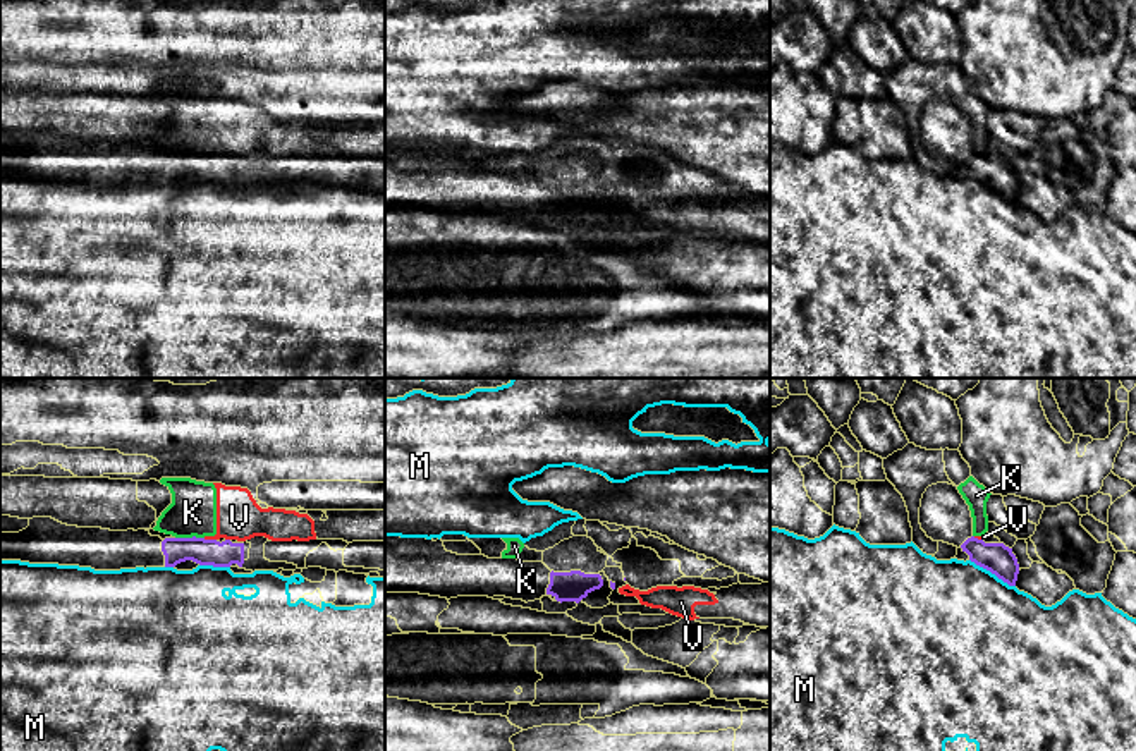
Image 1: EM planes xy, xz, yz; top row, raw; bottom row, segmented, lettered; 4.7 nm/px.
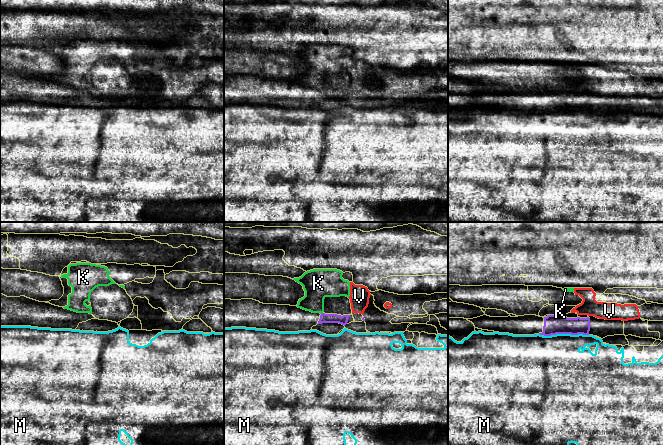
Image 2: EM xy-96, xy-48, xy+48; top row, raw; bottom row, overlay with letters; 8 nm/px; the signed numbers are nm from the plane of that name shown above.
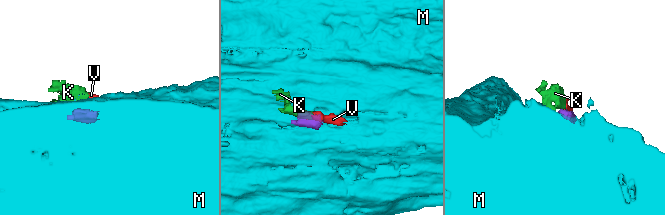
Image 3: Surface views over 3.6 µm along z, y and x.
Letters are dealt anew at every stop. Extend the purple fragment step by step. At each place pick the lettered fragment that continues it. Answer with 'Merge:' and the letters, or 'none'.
Merge: none

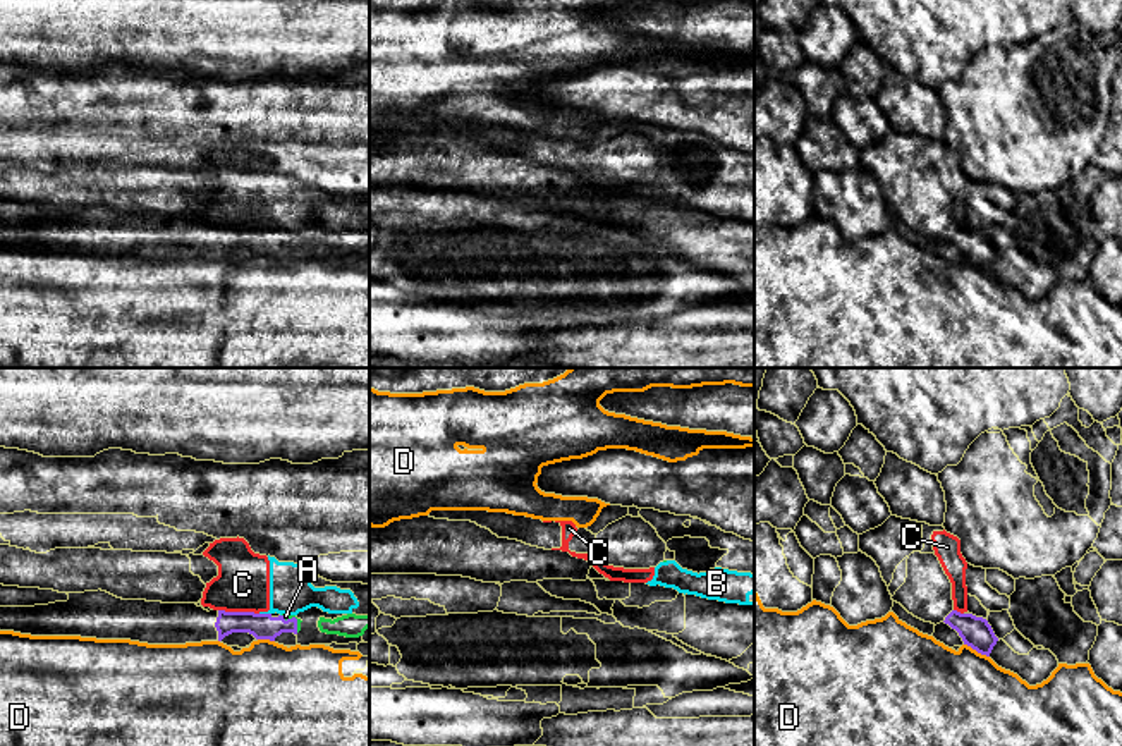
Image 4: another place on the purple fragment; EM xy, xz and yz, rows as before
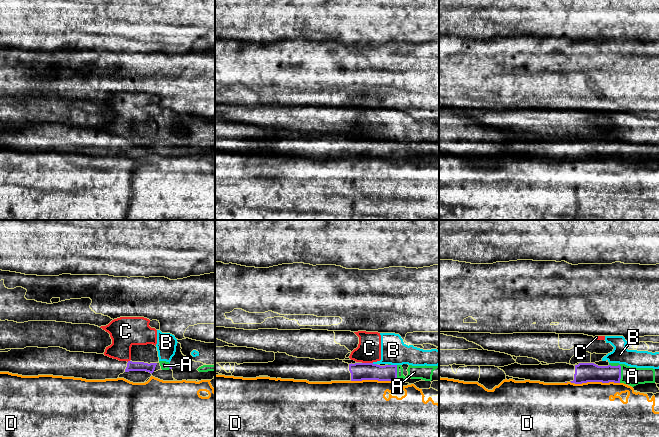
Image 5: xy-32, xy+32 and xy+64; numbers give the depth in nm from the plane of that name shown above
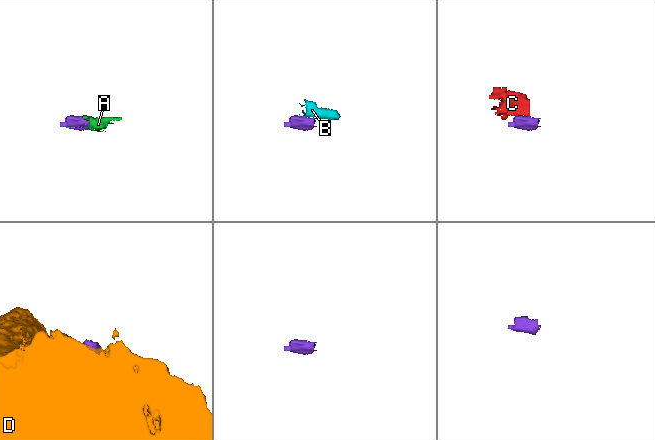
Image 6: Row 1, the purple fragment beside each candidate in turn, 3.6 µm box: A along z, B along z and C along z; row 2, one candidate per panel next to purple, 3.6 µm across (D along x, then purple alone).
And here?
Merge: A

